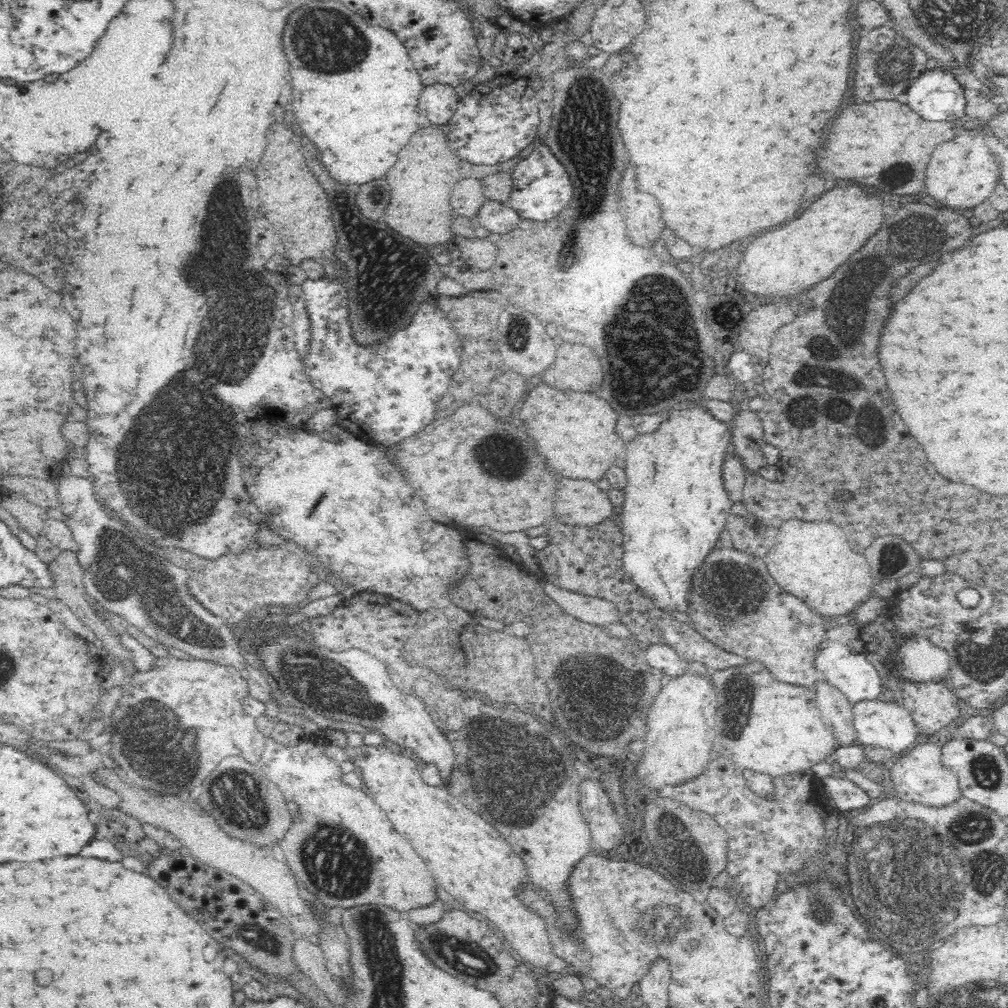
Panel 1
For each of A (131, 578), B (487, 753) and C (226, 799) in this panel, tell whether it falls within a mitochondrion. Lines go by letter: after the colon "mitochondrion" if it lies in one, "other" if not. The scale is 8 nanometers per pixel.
A: mitochondrion
B: mitochondrion
C: mitochondrion

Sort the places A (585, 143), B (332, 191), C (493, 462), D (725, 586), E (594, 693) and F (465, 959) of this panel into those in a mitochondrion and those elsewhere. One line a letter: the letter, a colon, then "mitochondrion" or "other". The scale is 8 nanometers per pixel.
A: mitochondrion
B: other
C: mitochondrion
D: mitochondrion
E: mitochondrion
F: mitochondrion

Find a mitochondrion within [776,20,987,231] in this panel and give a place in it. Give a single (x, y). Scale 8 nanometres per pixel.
(894, 67)

